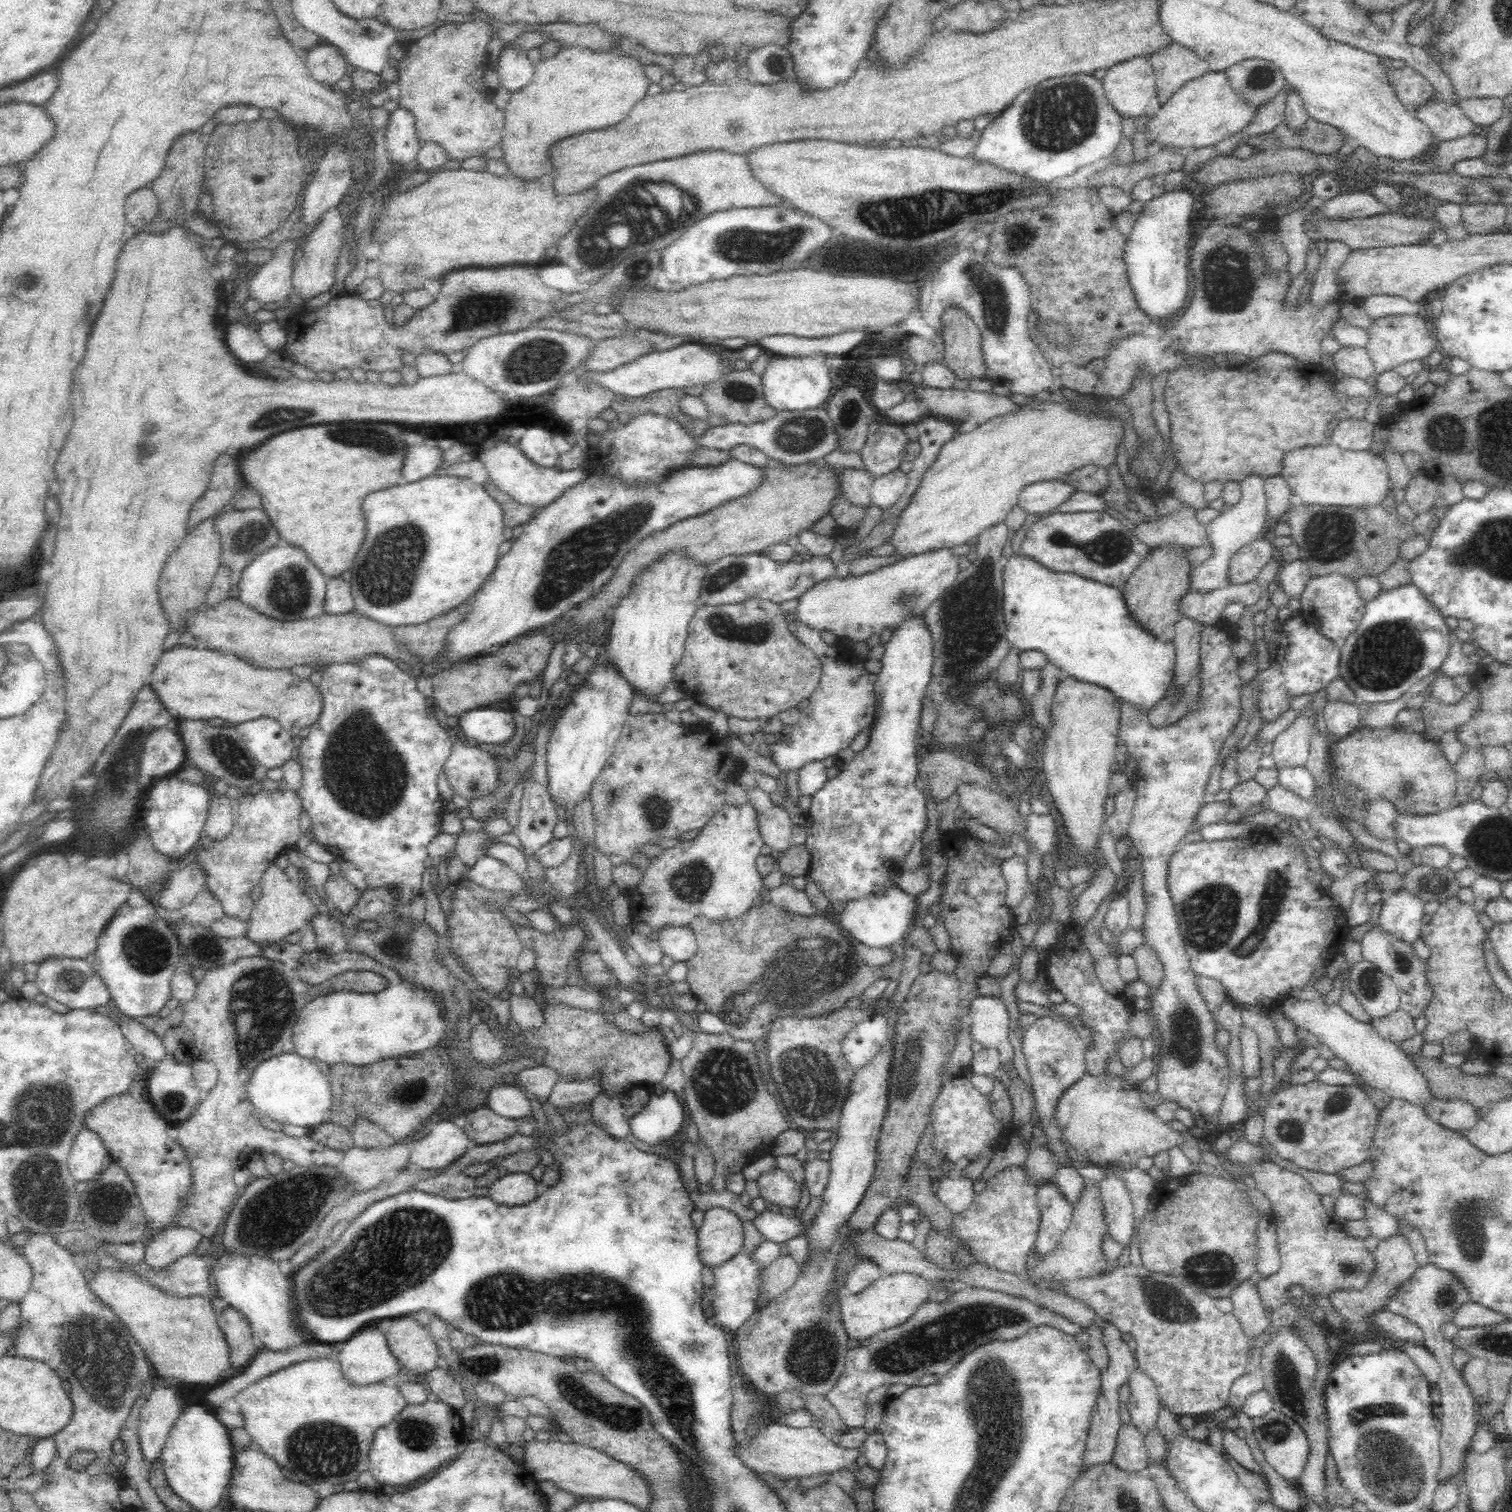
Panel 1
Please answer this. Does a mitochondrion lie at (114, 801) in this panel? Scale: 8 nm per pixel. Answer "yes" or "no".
yes

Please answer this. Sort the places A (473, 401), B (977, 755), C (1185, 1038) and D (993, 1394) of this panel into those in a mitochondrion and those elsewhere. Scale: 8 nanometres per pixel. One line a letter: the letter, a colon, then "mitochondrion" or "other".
A: other
B: other
C: mitochondrion
D: mitochondrion

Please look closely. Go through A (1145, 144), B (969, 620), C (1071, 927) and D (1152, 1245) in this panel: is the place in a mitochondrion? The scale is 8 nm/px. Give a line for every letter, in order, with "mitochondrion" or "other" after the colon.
A: other
B: mitochondrion
C: other
D: other

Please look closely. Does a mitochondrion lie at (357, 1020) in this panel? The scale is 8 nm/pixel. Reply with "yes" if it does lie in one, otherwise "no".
no

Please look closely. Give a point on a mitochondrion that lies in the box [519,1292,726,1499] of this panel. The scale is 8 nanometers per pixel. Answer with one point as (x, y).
(622, 1417)

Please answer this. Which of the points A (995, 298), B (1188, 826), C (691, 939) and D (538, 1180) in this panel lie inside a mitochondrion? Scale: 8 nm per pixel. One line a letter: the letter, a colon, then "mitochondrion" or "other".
A: mitochondrion
B: other
C: other
D: other

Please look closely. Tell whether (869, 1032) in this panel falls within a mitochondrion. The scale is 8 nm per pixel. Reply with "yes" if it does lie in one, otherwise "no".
no

